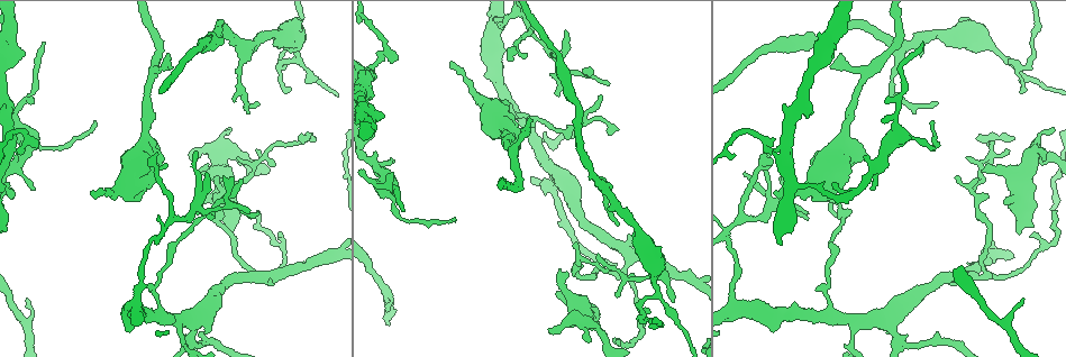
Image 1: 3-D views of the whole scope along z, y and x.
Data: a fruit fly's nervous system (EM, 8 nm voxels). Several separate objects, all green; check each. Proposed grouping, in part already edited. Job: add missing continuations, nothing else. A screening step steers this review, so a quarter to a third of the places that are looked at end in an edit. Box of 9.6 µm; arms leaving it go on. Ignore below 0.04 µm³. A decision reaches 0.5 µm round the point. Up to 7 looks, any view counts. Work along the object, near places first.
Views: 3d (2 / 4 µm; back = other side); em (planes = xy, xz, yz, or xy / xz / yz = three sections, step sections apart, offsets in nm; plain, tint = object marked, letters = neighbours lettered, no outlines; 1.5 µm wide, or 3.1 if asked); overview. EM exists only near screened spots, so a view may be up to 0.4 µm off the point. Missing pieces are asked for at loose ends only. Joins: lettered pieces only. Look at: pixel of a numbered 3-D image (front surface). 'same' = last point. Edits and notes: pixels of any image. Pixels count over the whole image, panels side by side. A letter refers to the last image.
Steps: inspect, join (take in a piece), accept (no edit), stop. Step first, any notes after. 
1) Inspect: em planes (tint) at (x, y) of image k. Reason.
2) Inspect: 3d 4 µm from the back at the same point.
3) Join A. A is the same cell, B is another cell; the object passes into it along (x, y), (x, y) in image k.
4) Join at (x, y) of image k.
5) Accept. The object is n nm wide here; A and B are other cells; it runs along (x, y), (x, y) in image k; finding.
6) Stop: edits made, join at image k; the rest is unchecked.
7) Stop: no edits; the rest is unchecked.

Inspect: em planes (letters) at (673, 300) of image 1. Free end.

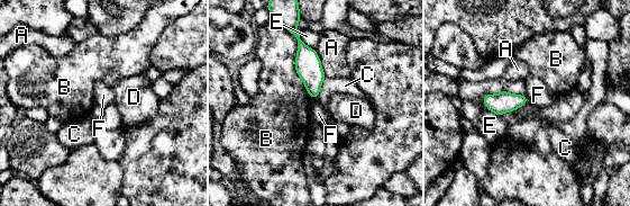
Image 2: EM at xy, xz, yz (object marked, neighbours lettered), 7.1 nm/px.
Accept. A, B, C, D, E and F are other cells; a border runs along (326, 77), (319, 93), (314, 98) in image 2; no lettered piece goes on from it.

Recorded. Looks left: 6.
Inspect: 3d 2 µm from the back at (91, 192) of image 1. Thin end.

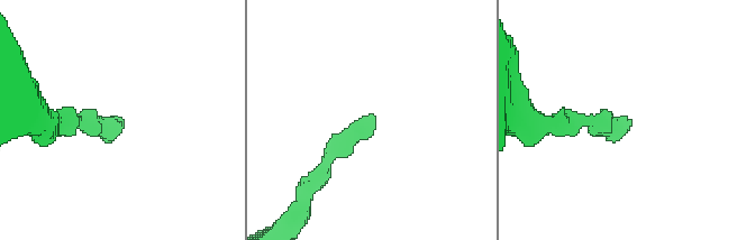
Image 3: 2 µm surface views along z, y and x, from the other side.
Inspect: em xz step 8 (letters) at (373, 122) of image 3.

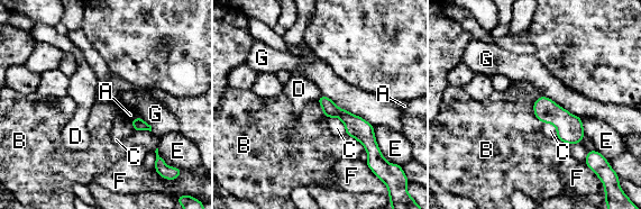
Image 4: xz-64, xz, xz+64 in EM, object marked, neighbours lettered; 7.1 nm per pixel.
Inspect: em planes (letters) at the same point. Cut it another way.

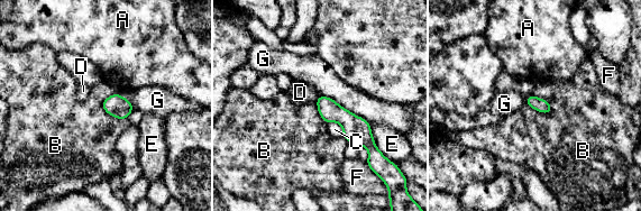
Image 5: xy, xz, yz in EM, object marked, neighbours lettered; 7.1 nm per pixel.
Accept. A, B, C, D, E, F and G are other cells; a border runs along (527, 103), (543, 112), (551, 111) in image 5; none of them fits.

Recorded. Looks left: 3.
Inspect: em yz step 4 (plain) at (27, 299) of image 1.

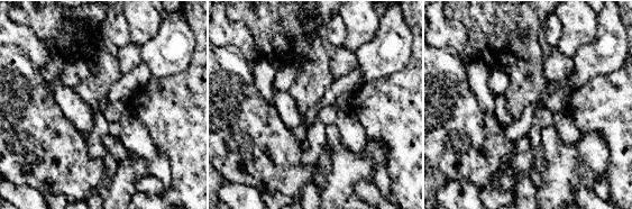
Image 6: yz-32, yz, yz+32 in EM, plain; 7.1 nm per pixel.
Inspect: em yz step 4 (letters) at the same point.

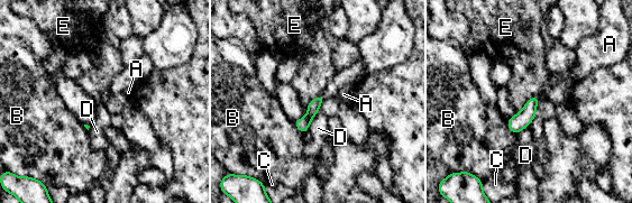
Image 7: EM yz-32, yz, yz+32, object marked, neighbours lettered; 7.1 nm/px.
Accept. The longest contact is with E, 200 nm; A, B, C, D and E are other cells; no lettered piece goes on from it.

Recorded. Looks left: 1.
Stop: no edits; the rest is unchecked.

